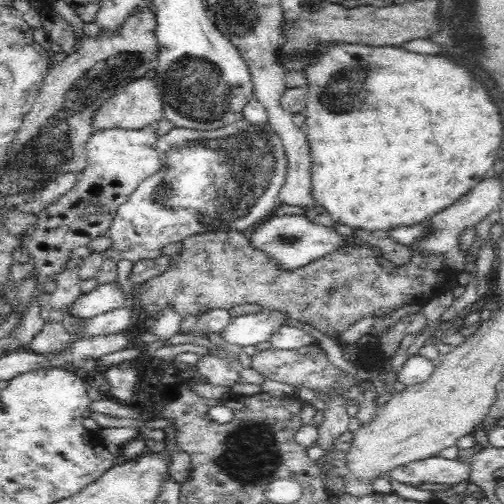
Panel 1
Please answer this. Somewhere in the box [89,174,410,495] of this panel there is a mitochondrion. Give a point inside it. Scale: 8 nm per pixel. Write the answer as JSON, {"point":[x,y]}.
{"point":[250,454]}

